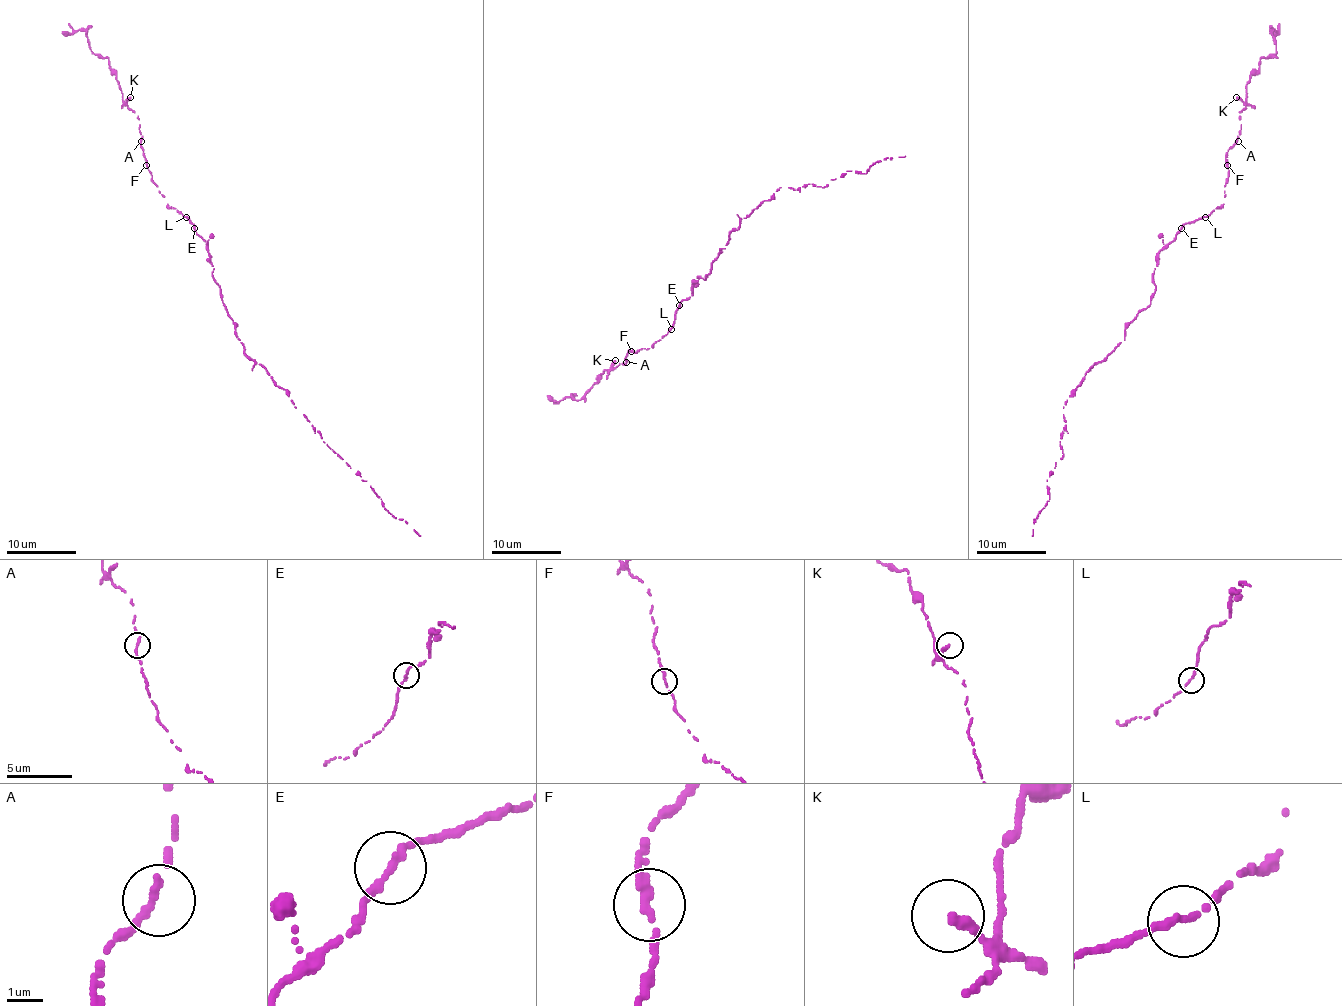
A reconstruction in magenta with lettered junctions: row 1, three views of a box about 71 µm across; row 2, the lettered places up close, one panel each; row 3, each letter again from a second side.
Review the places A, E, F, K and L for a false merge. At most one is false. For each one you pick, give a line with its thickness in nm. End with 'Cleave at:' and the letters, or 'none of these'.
Cleave at: none of these

